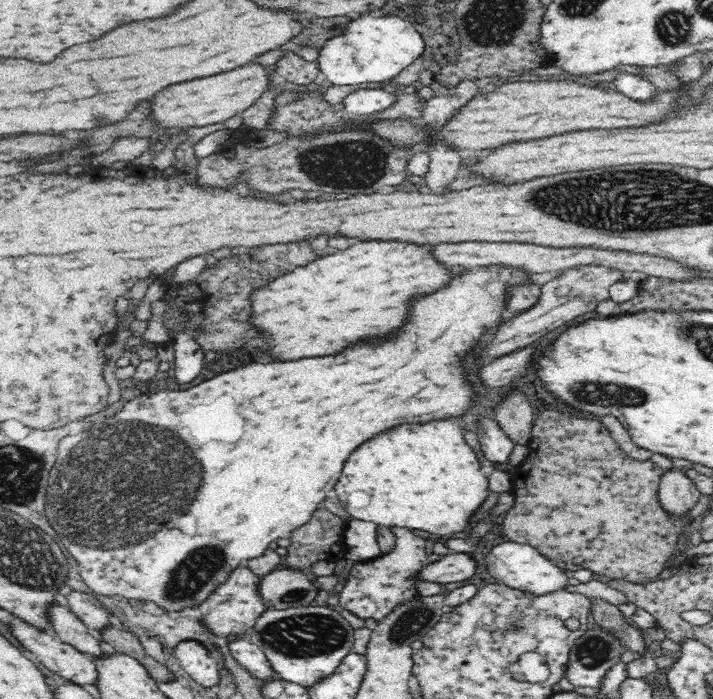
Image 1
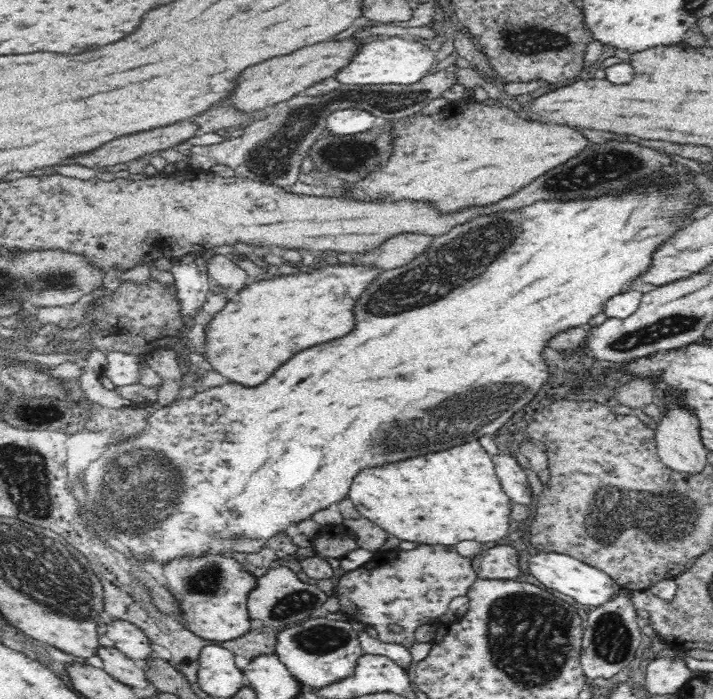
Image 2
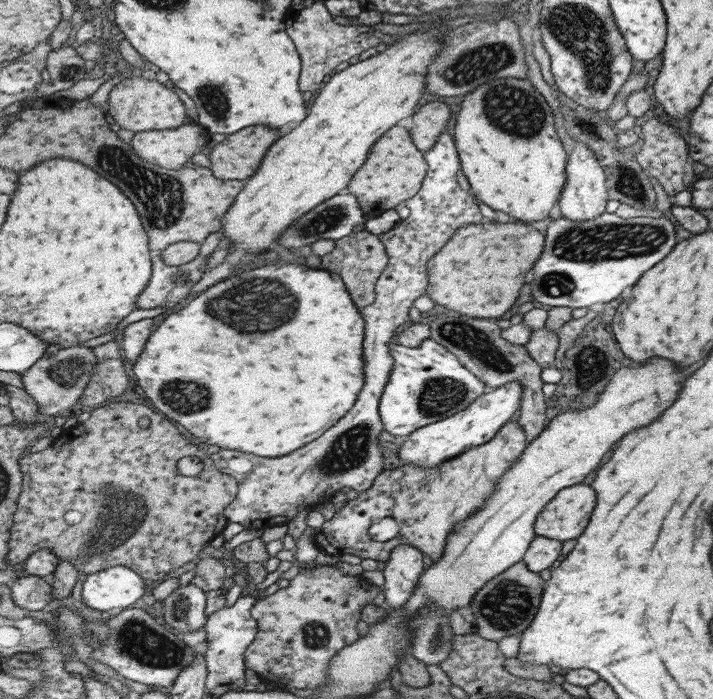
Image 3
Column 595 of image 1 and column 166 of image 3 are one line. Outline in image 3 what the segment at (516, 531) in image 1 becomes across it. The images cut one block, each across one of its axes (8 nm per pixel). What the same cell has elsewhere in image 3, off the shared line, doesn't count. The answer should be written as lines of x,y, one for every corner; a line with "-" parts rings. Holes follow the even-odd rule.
111,401
96,406
85,423
64,429
47,449
28,452
20,462
21,471
24,472
24,488
20,494
21,500
18,499
9,540
11,550
7,563
11,567
19,562
25,563
41,547
51,547
60,560
71,561
79,571
88,575
115,565
128,565
141,573
145,580
153,580
153,584
157,584
157,580
165,581
195,565
201,550
230,522
226,508
235,502
240,490
240,481
215,468
207,452
189,442
173,422
157,414
153,408
133,402
-
141,418
149,418
148,428
139,424
-
185,456
199,456
205,462
205,470
193,478
183,476
177,464
-
67,512
80,512
83,518
69,524

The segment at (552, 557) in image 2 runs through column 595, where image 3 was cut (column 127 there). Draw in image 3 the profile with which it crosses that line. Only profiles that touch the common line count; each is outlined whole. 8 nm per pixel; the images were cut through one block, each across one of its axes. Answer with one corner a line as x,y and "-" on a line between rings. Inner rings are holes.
115,565
87,575
82,598
91,608
113,612
134,606
145,592
147,582
141,573
128,565

